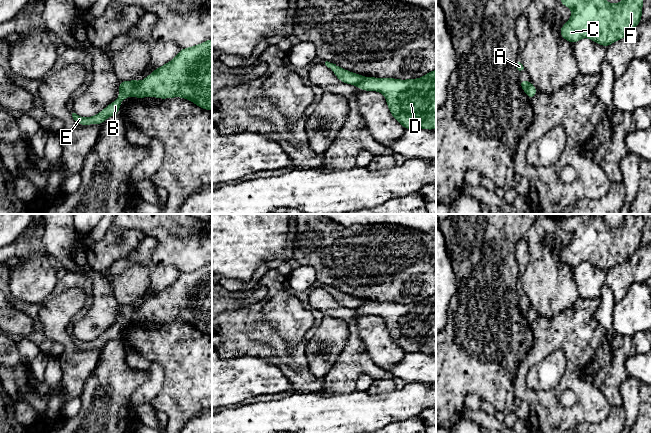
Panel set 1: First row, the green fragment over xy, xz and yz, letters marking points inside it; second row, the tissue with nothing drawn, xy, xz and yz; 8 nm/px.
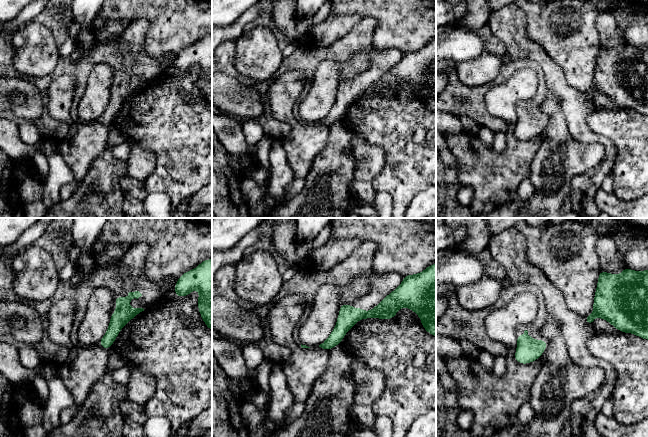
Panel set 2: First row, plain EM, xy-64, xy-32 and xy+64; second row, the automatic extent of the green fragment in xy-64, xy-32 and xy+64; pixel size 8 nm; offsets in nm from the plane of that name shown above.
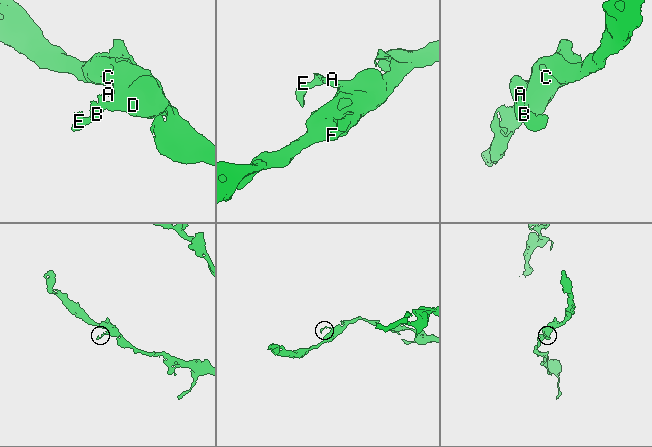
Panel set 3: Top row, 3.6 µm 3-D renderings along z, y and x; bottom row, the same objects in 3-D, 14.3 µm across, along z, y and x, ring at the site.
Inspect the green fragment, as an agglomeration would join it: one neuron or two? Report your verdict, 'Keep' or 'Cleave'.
Cleave

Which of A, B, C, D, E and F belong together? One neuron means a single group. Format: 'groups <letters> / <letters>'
groups A B E / C D F

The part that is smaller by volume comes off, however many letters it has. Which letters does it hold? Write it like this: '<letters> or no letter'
A, B, E

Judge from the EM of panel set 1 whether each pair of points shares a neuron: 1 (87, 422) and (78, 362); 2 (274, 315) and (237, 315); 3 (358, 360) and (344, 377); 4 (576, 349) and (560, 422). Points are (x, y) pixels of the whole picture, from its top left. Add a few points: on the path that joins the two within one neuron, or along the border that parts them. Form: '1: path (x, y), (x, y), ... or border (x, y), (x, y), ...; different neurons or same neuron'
1: border (93, 370), (84, 385), (83, 392), (79, 396); different neurons
2: border (267, 301), (260, 315), (276, 332); different neurons
3: path (354, 364), (345, 373); same neuron
4: path (575, 367), (572, 376), (554, 394), (554, 404); same neuron

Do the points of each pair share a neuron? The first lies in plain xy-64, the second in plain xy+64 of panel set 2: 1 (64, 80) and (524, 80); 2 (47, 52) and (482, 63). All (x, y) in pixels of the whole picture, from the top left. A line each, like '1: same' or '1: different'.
1: same
2: same

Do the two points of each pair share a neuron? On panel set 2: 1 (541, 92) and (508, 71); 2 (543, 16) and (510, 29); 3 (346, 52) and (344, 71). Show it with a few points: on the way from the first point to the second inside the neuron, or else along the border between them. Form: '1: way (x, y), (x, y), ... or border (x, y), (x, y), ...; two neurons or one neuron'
1: way (541, 79), (540, 73), (532, 65), (521, 65); one neuron
2: border (523, 10), (526, 14), (526, 33), (537, 44); two neurons
3: border (367, 54), (362, 52), (355, 53), (339, 68); two neurons

